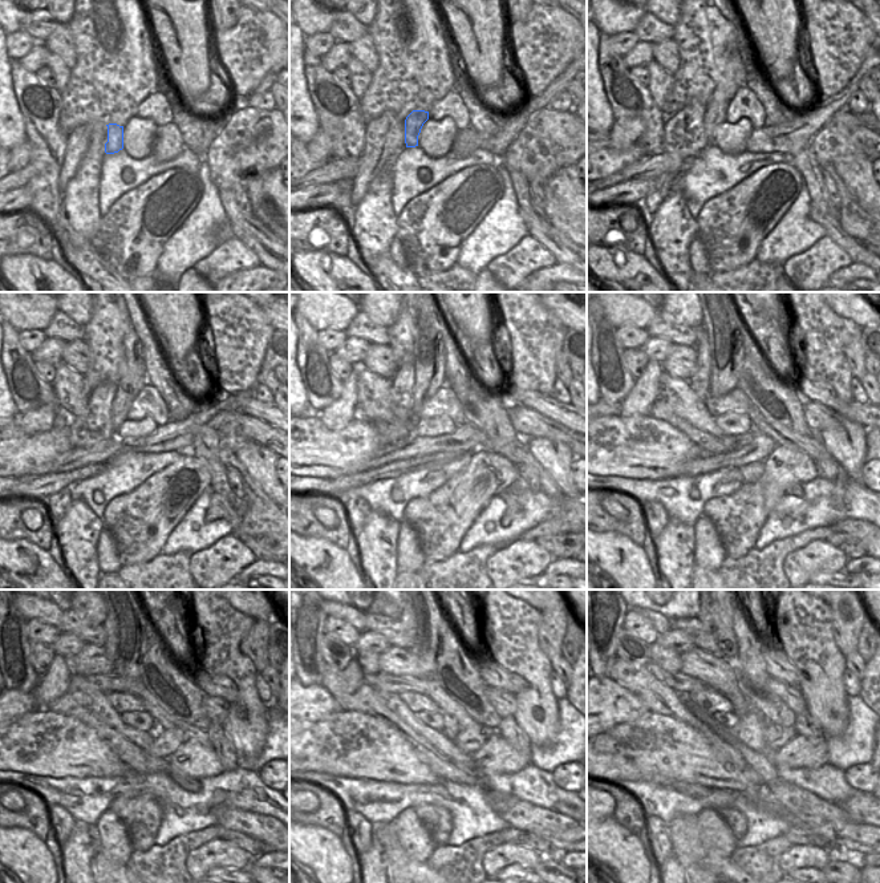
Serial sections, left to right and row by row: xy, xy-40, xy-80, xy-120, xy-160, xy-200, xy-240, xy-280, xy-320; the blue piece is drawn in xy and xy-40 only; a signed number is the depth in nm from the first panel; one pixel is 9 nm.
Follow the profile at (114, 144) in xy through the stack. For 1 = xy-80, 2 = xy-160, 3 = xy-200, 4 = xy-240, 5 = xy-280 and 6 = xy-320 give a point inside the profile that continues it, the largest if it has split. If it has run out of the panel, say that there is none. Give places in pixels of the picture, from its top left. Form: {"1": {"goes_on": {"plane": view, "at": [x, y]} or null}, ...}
{"1": {"goes_on": {"plane": "xy-80", "at": [718, 102]}}, "2": {"goes_on": {"plane": "xy-160", "at": [429, 327]}}, "3": {"goes_on": {"plane": "xy-200", "at": [724, 327]}}, "4": {"goes_on": {"plane": "xy-240", "at": [126, 620]}}, "5": {"goes_on": {"plane": "xy-280", "at": [424, 616]}}, "6": {"goes_on": {"plane": "xy-320", "at": [720, 616]}}}

